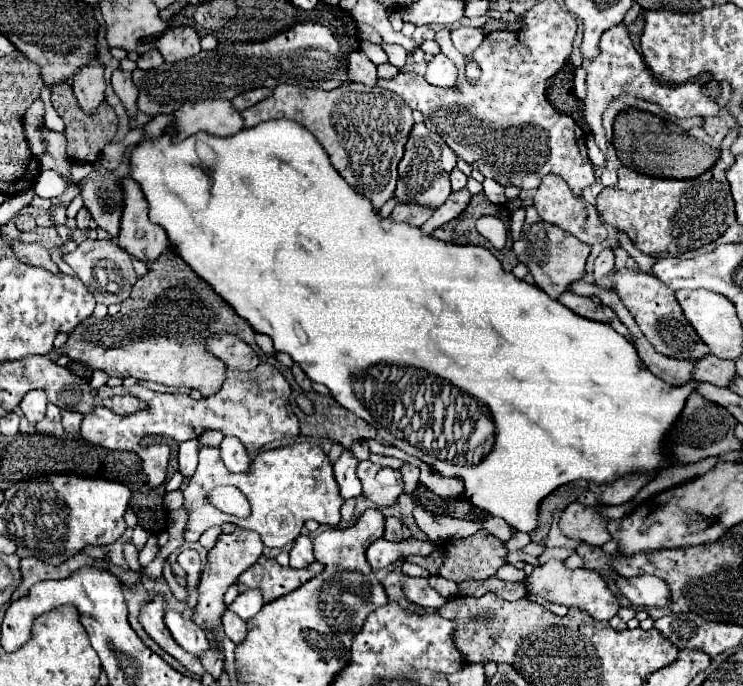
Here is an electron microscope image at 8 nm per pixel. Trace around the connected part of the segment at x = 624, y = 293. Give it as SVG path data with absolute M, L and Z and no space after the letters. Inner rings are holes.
M621 268L613 274L611 282L613 282L613 290L617 292L619 300L631 312L639 330L643 332L643 336L653 344L653 348L659 354L665 354L671 358L697 360L709 352L707 346L697 338L697 334L691 328L691 324L687 322L687 318L683 316L679 302L675 300L675 292L671 288L667 288L665 284L661 284L661 280L657 280L653 274L631 270L631 268Z

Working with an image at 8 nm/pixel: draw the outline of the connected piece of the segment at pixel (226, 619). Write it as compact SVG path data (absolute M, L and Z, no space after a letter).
M225 612L225 616L223 616L223 630L225 630L225 634L227 634L229 640L233 640L235 644L239 644L239 642L245 638L247 624L245 624L245 620L241 620L237 614Z

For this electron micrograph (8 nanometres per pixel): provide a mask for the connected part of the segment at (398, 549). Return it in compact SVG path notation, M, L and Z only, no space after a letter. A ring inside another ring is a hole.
M379 538L367 548L367 560L373 570L379 570L407 556L413 556L413 554L429 556L433 552L435 552L433 542L421 542L415 538L403 538L399 542L389 542L385 538Z

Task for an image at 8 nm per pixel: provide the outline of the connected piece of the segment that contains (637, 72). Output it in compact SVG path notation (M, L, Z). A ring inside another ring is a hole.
M621 22L615 28L605 31L601 36L599 47L601 56L597 56L595 60L583 62L583 68L587 70L585 120L595 136L597 146L605 154L607 154L607 136L605 136L605 128L603 128L603 112L607 110L611 100L615 100L619 96L633 96L633 98L653 102L675 118L693 118L693 116L703 118L703 116L717 116L721 112L721 106L715 104L713 100L709 100L697 82L685 82L679 86L667 86L667 84L657 82L651 76L647 64L639 56L639 52L635 50L635 46L629 38L629 32L627 32L627 24Z

